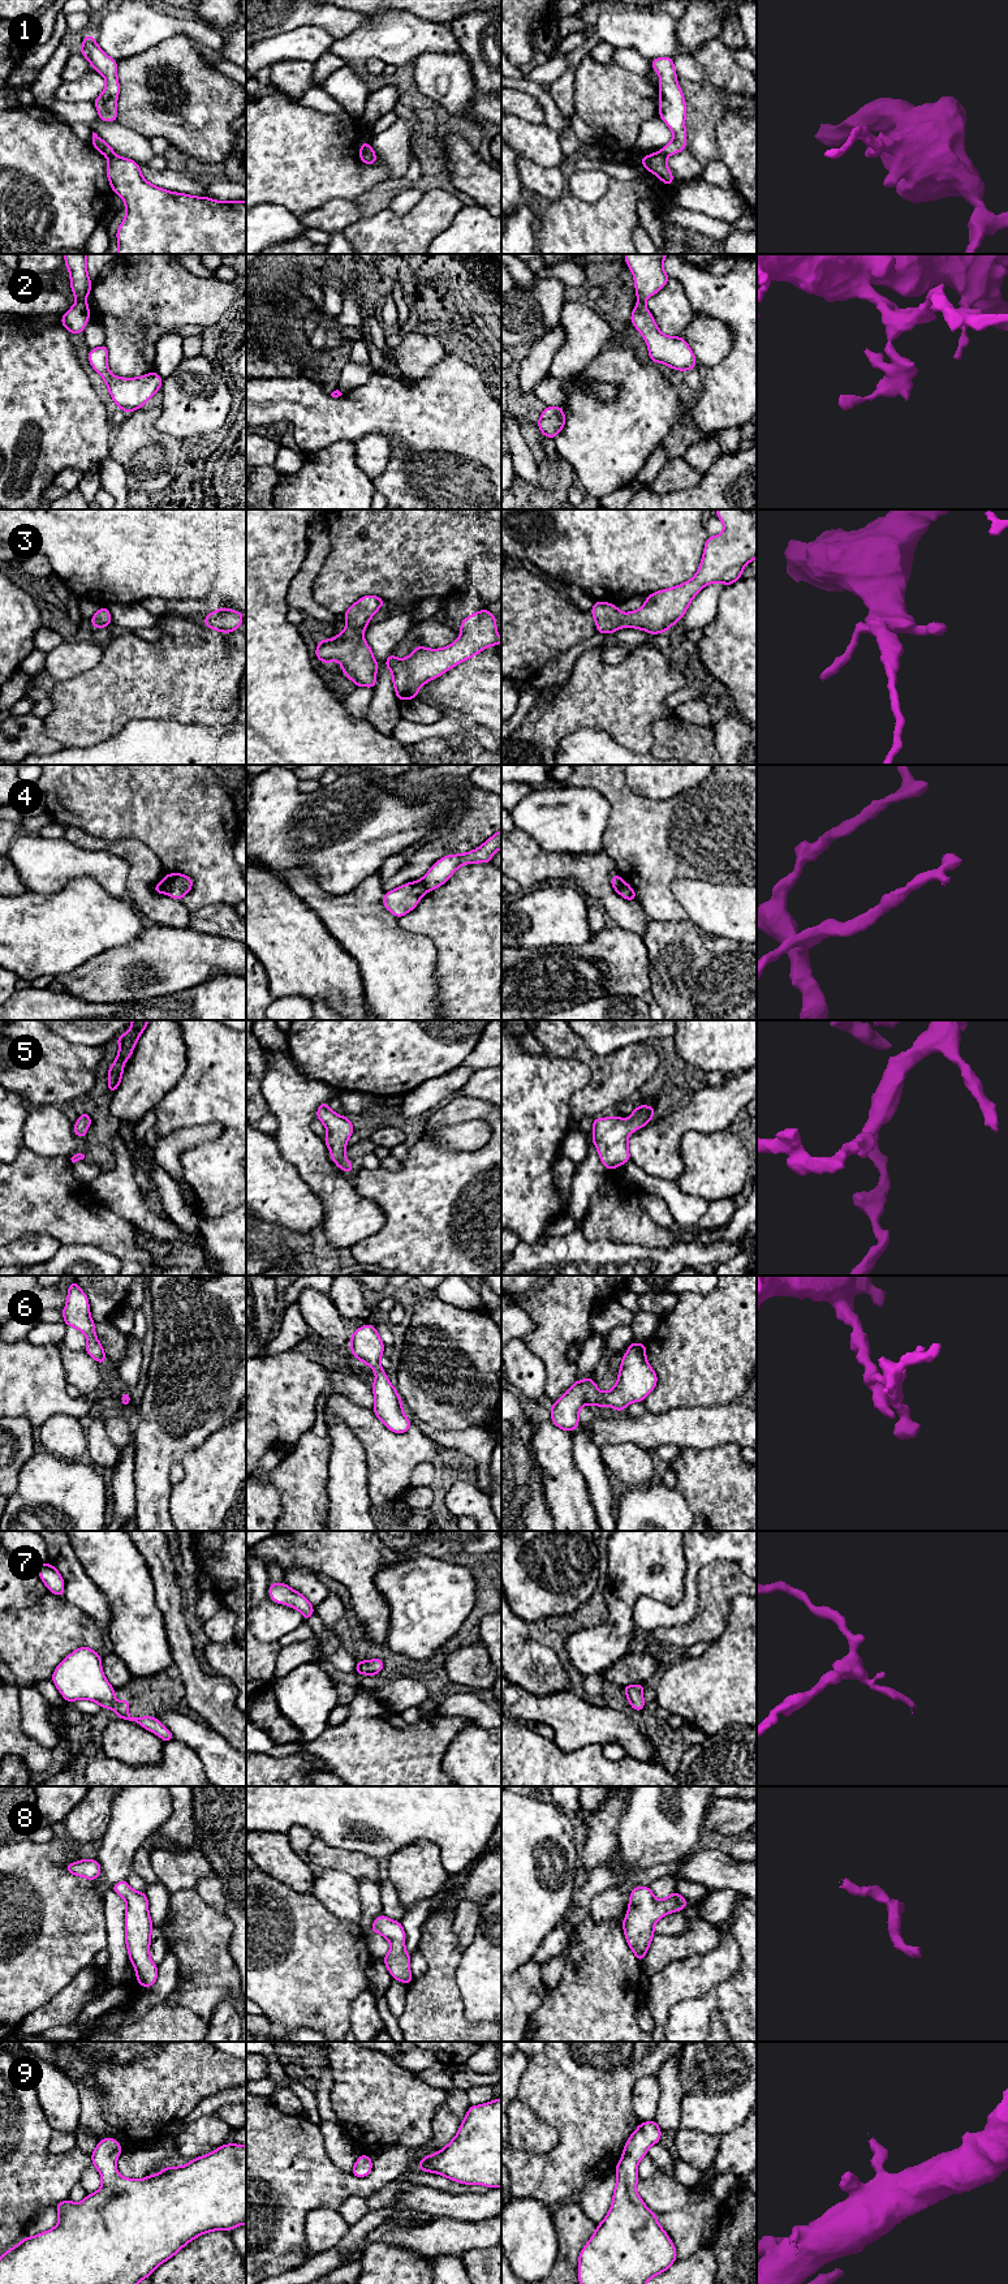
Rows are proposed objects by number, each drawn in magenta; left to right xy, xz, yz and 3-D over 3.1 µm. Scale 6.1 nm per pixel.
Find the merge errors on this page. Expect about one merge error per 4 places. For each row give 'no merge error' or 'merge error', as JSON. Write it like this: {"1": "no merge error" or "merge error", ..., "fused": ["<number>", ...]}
{"1": "merge error", "2": "merge error", "3": "no merge error", "4": "merge error", "5": "no merge error", "6": "no merge error", "7": "no merge error", "8": "no merge error", "9": "no merge error", "fused": ["1", "2", "4"]}

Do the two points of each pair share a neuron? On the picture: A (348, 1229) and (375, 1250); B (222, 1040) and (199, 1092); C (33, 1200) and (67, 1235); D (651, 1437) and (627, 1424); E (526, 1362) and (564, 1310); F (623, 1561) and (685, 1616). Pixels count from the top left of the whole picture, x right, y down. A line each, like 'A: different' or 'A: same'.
A: different
B: same
C: same
D: same
E: different
F: different

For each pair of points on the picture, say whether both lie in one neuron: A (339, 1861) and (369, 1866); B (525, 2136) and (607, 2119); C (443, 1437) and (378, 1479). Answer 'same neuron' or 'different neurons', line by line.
A: same neuron
B: different neurons
C: different neurons

